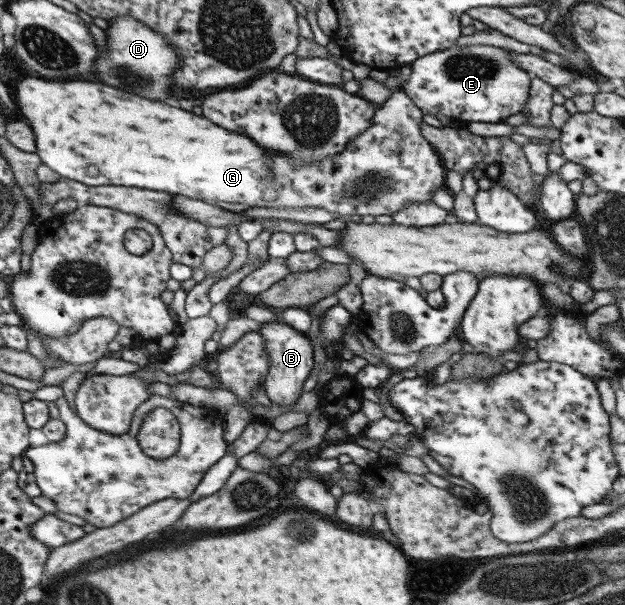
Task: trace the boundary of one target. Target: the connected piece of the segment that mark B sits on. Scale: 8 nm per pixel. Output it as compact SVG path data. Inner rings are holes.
M276 319L272 322L261 323L256 330L264 338L264 350L268 356L267 374L264 378L265 394L270 402L279 406L293 406L293 403L303 394L302 384L314 365L313 349L309 338L304 332L291 328Z

